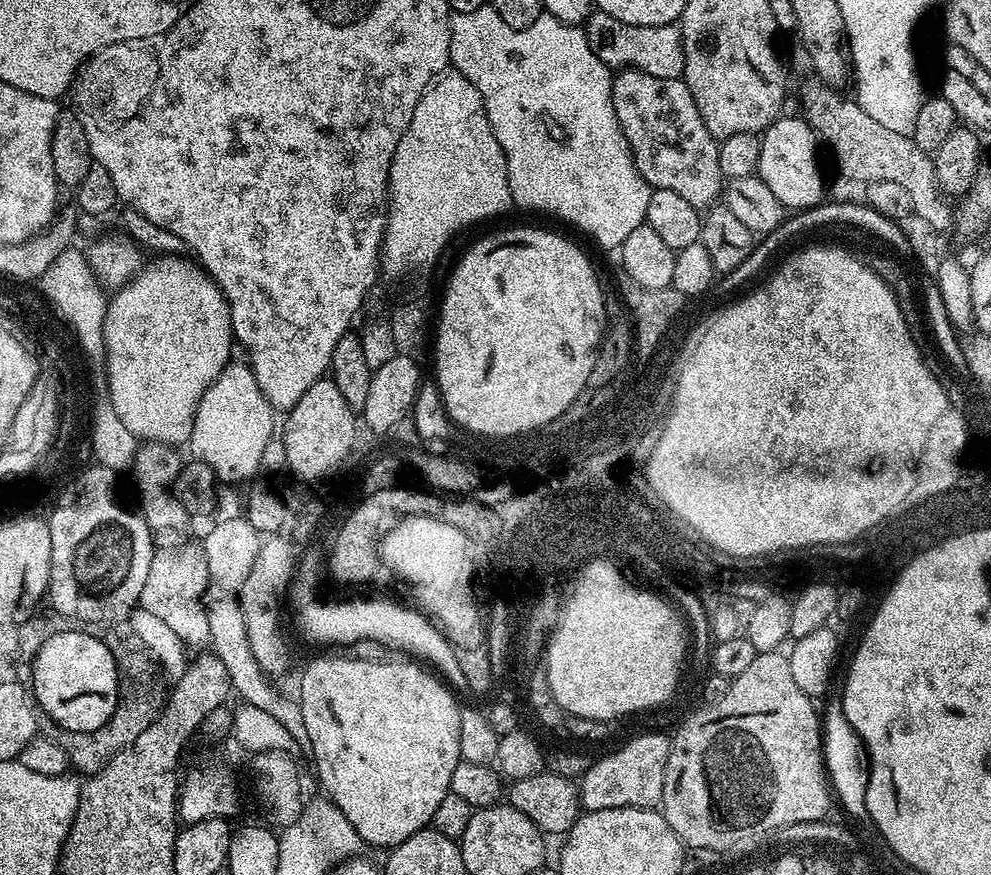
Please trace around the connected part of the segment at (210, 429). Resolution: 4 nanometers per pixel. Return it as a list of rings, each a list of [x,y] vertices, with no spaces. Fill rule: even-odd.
[[[229,362],[222,374],[202,394],[192,432],[186,441],[192,447],[191,455],[206,462],[214,470],[217,481],[236,486],[239,480],[248,480],[260,468],[264,451],[272,440],[274,410],[266,402],[251,367],[247,363]]]

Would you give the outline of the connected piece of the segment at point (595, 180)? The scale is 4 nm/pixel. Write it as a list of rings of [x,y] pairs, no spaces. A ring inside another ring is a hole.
[[[490,6],[469,12],[456,12],[450,19],[450,64],[476,87],[484,100],[484,109],[494,130],[494,138],[498,138],[498,146],[502,146],[506,158],[513,205],[521,204],[522,207],[533,208],[536,212],[549,212],[552,216],[561,216],[562,219],[577,224],[586,235],[593,236],[602,247],[612,250],[619,249],[620,244],[626,242],[626,237],[647,221],[646,206],[650,206],[650,194],[653,189],[636,169],[631,148],[623,136],[622,126],[619,125],[618,116],[615,114],[612,101],[613,69],[607,68],[594,54],[587,31],[583,27],[564,24],[558,18],[541,14],[528,28],[511,28],[506,26],[506,22],[502,22],[502,18],[498,18],[498,14]]]

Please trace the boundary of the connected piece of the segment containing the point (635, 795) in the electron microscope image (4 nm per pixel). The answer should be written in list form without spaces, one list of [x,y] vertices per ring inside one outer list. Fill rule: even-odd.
[[[648,732],[645,736],[636,736],[629,744],[621,746],[617,752],[604,756],[600,761],[589,763],[588,771],[579,781],[580,803],[587,811],[610,810],[611,808],[651,808],[661,807],[662,786],[666,778],[666,758],[670,740],[660,732]]]

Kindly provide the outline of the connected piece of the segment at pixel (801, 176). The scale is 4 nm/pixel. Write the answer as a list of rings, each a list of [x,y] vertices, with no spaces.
[[[781,115],[760,136],[762,154],[758,158],[756,171],[770,186],[771,192],[788,210],[807,210],[821,203],[824,196],[824,176],[820,173],[820,152],[816,149],[818,137],[799,115]]]

